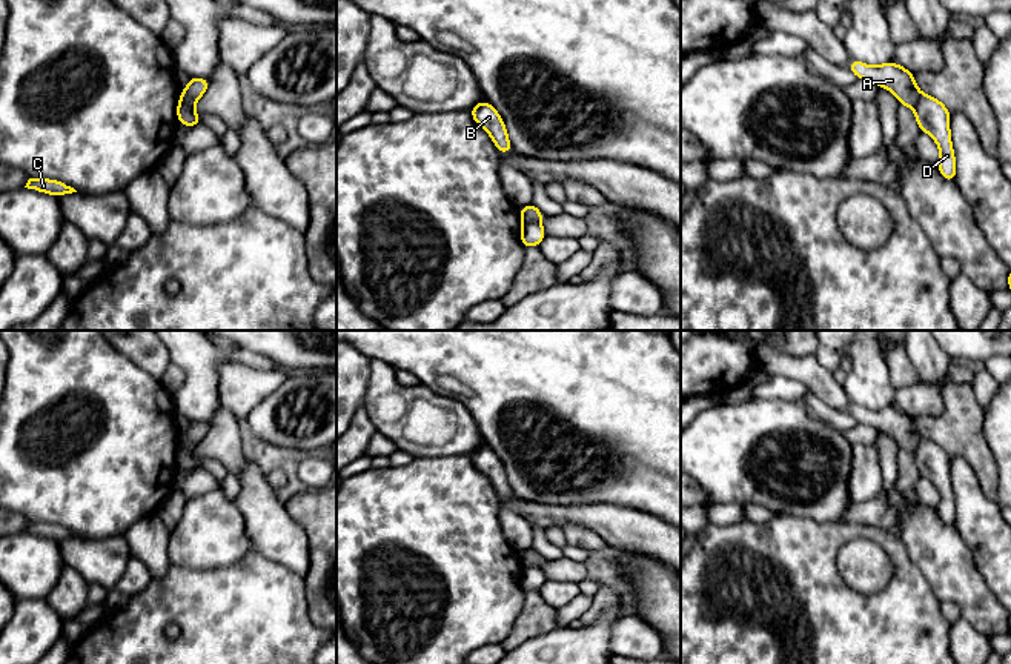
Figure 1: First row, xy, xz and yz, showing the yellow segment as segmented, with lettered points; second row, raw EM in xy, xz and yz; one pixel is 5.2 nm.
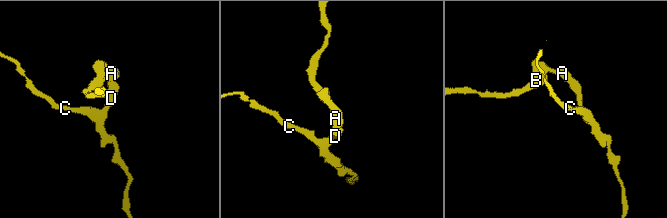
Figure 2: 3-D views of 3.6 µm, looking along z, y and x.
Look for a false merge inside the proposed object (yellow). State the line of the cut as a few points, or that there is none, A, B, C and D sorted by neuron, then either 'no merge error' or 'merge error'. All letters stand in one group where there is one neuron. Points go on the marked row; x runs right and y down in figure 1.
cut in xz along (523, 222), (538, 223); A B / C D; merge error

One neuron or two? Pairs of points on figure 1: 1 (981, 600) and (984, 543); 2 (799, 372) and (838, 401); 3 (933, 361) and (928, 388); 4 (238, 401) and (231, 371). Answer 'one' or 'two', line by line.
1: two
2: one
3: one
4: one

